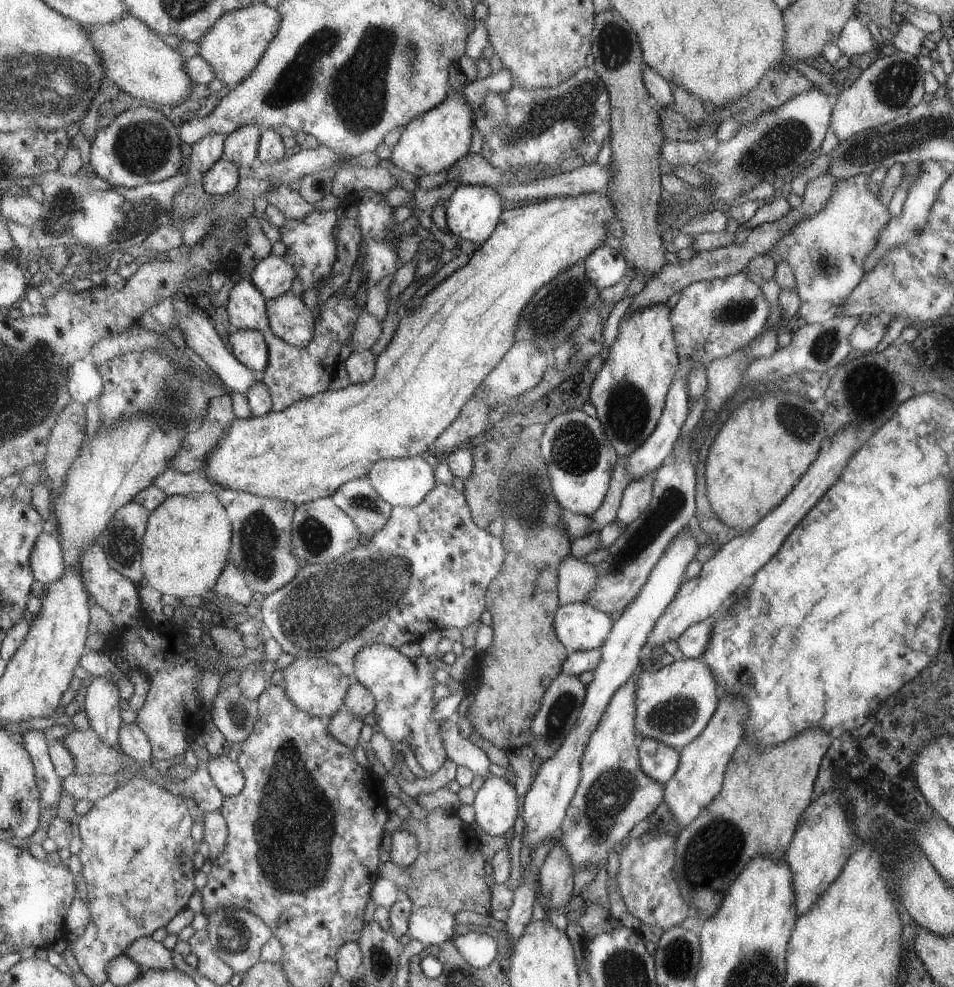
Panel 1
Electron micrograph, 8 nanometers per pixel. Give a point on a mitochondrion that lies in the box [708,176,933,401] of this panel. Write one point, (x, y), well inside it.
(737, 311)

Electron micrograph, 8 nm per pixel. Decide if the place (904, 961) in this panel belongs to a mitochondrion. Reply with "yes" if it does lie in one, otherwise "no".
no

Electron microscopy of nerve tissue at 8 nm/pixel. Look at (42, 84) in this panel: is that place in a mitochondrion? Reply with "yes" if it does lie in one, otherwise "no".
yes

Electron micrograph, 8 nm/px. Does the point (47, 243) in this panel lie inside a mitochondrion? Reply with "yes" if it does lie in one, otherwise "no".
no

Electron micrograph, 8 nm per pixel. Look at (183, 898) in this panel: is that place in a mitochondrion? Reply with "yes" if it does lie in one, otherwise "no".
no

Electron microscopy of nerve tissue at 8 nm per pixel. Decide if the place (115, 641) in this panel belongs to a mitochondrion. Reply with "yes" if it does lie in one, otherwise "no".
no

